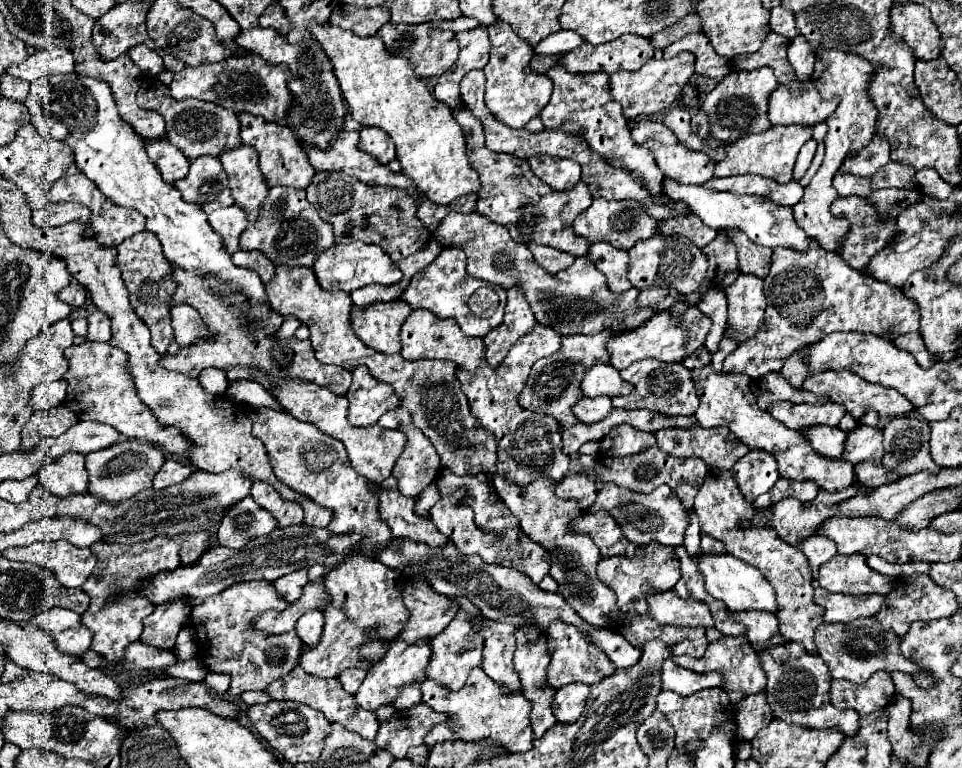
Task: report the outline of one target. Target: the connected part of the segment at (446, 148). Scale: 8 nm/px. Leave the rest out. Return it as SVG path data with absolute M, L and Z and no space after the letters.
M316 21L308 25L308 31L332 61L352 117L360 125L378 127L392 137L402 173L416 183L422 195L432 203L450 203L450 199L480 191L478 171L468 161L460 125L454 121L450 107L436 101L426 83L414 77L408 61L392 57L376 35L356 37L340 27L320 25Z

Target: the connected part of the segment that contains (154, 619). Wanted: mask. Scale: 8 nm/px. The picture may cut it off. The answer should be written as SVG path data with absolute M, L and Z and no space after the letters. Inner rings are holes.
M178 597L174 601L158 605L154 613L148 619L144 619L144 631L140 639L154 647L172 649L176 633L182 629L184 621L192 613L192 607L188 603L188 597Z

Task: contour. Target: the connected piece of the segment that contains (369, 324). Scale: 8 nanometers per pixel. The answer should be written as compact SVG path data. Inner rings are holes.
M402 301L390 303L372 303L364 309L352 307L350 323L358 339L362 339L368 347L394 355L400 351L400 325L408 317L412 309Z

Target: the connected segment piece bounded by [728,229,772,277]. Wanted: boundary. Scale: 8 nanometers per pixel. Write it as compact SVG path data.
M730 229L728 233L730 233L732 243L738 249L740 273L744 273L744 275L756 275L756 277L766 277L768 275L770 257L772 257L772 249L756 245L740 229Z

